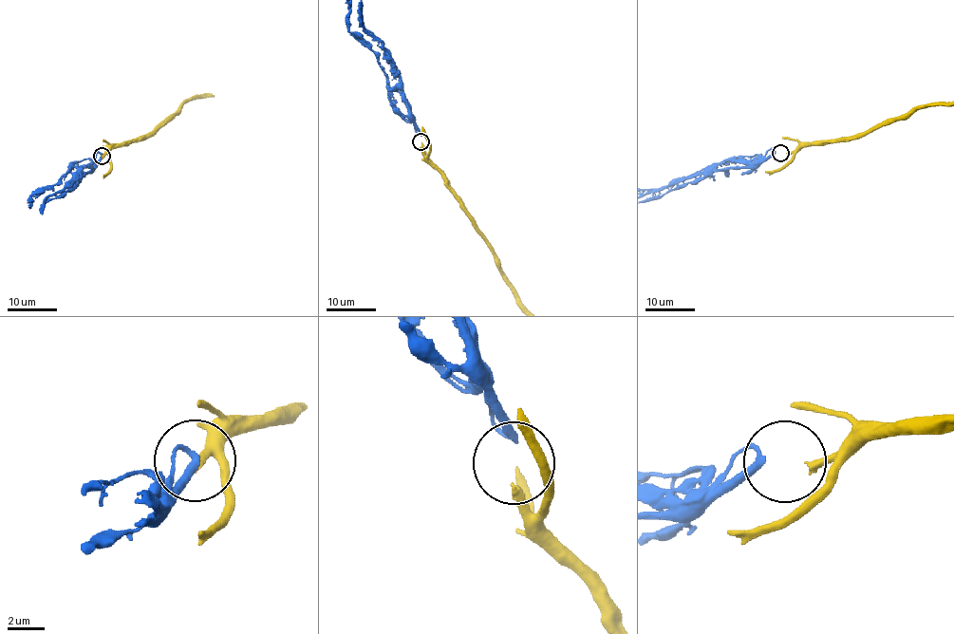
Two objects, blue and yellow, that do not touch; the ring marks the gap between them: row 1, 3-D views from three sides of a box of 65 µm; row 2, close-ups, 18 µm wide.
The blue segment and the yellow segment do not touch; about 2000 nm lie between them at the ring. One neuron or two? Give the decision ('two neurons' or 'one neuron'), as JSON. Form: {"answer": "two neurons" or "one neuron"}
{"answer": "one neuron"}

